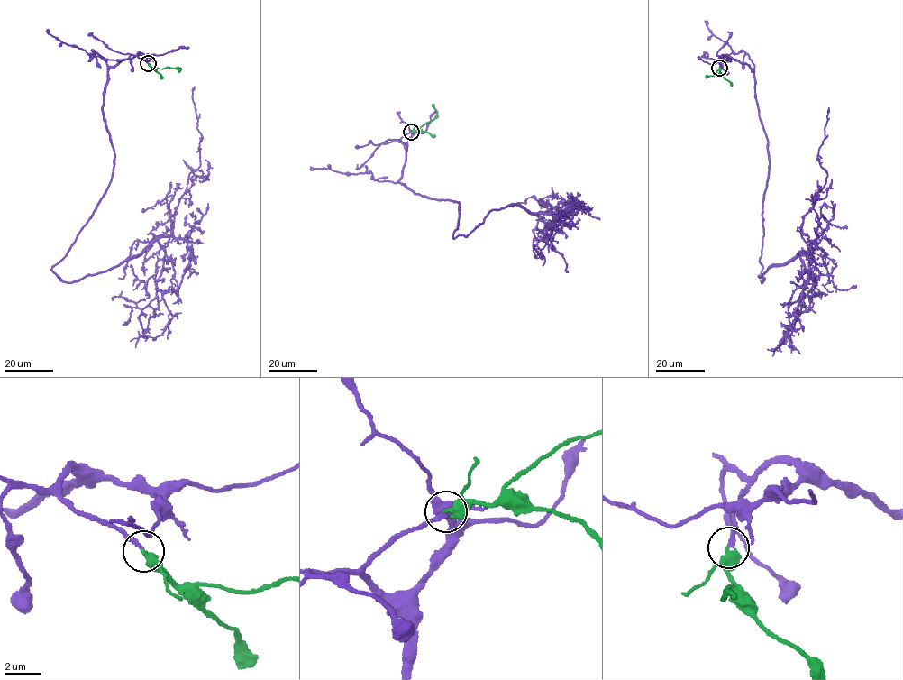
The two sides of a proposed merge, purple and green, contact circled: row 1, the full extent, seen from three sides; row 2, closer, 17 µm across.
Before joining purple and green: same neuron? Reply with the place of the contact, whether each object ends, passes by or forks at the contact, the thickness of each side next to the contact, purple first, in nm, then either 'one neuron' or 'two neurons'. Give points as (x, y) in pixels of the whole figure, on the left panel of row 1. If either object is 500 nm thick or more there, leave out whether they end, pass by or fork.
(148, 63) | purple ends | green ends | 200/480 nm | one neuron

